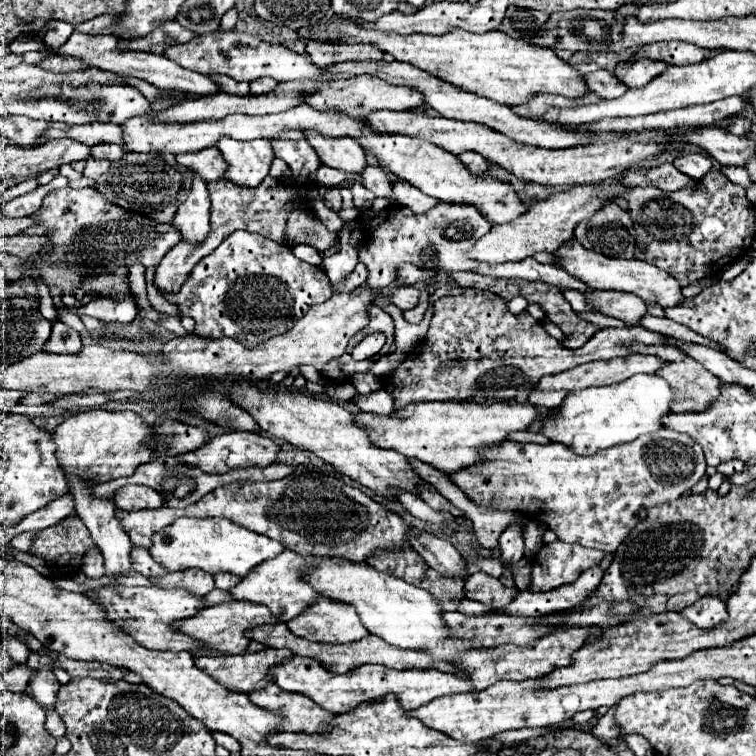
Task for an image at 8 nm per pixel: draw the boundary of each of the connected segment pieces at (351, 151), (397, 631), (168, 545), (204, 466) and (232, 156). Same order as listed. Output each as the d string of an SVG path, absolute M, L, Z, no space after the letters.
M307 131L307 141L317 151L319 159L329 167L335 167L343 173L363 173L363 167L367 167L365 151L349 137L325 139L315 131Z
M327 561L317 565L307 575L307 581L325 597L353 605L361 617L361 623L373 635L385 639L389 645L419 651L429 655L431 659L447 661L453 665L457 663L459 657L463 657L467 651L473 649L491 653L491 649L487 647L475 647L471 639L457 639L455 635L451 635L451 629L447 629L447 623L443 621L445 615L443 603L435 599L429 591L409 585L403 579L397 579L389 573L381 573L367 563Z
M181 517L153 537L153 547L149 549L149 553L155 561L165 565L167 571L183 571L189 567L197 567L211 575L225 571L245 577L253 567L277 557L279 553L283 553L283 549L283 541L243 529L241 525L235 525L229 519Z
M227 431L223 435L217 435L217 437L209 439L197 451L181 455L181 461L187 463L187 465L193 465L193 467L199 467L205 473L223 475L223 473L227 473L231 469L241 469L241 467L267 467L277 459L279 449L281 447L275 445L273 439L269 439L269 437L249 433L249 431Z
M223 137L217 143L217 149L223 153L225 161L229 163L225 179L241 187L257 187L269 175L271 163L275 159L271 143L267 139L255 139L247 143Z

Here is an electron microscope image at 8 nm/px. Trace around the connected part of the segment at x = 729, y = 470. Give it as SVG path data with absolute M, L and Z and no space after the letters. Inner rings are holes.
M729 461L729 463L723 463L723 465L717 467L717 471L723 473L723 475L727 475L727 477L731 477L735 473L741 473L745 469L747 469L747 465L745 463L739 463L739 461Z

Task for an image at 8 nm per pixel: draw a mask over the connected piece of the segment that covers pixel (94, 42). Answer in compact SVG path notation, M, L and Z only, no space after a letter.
M73 33L69 37L67 43L63 43L61 47L53 49L53 55L61 55L61 57L73 57L83 61L89 67L101 67L101 69L109 69L109 71L119 71L121 75L131 75L143 81L149 81L151 85L159 87L159 89L175 89L175 91L183 91L183 93L191 93L191 95L215 95L219 91L219 85L201 73L189 71L185 67L179 67L177 63L171 63L167 57L163 55L147 55L143 51L119 51L119 47L115 47L115 43L119 43L117 37L111 35L83 35L83 33Z

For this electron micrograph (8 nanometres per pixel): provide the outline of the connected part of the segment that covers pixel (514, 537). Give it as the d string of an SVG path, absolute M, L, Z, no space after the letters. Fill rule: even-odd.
M511 525L511 527L507 527L507 531L501 533L499 549L501 549L503 565L517 565L523 559L523 537L521 537L521 531L523 531L521 525Z

